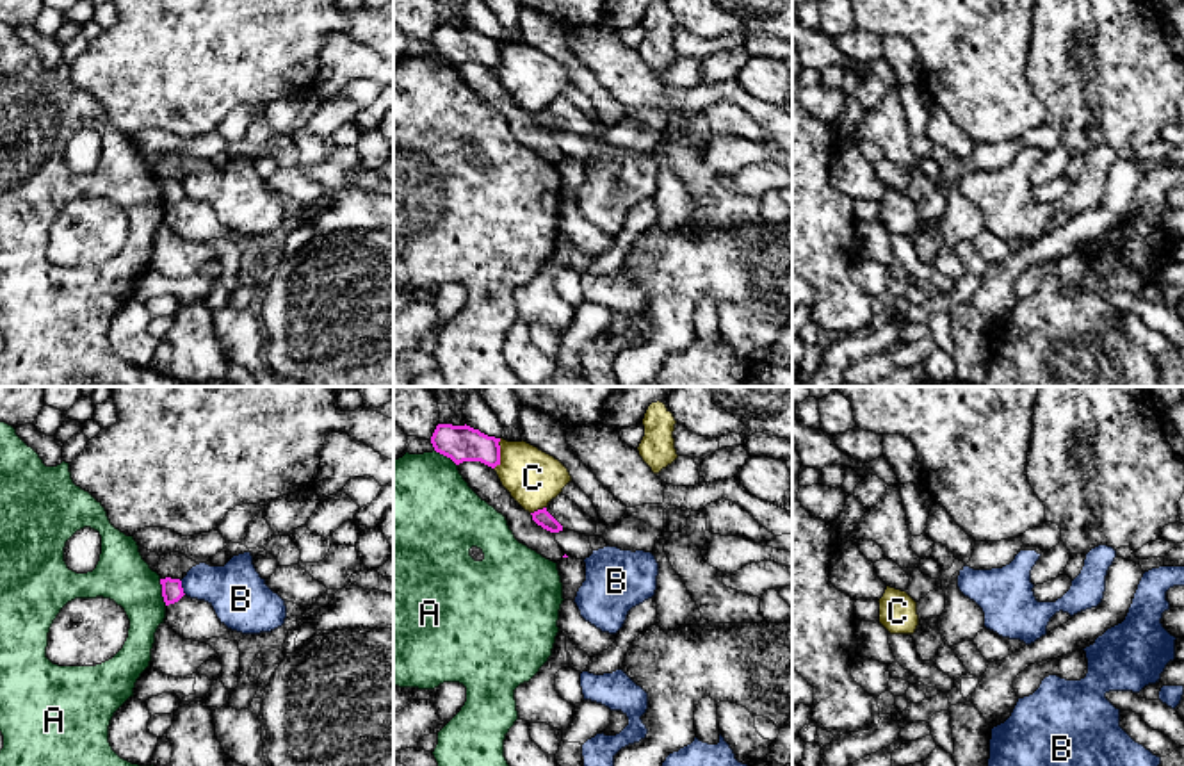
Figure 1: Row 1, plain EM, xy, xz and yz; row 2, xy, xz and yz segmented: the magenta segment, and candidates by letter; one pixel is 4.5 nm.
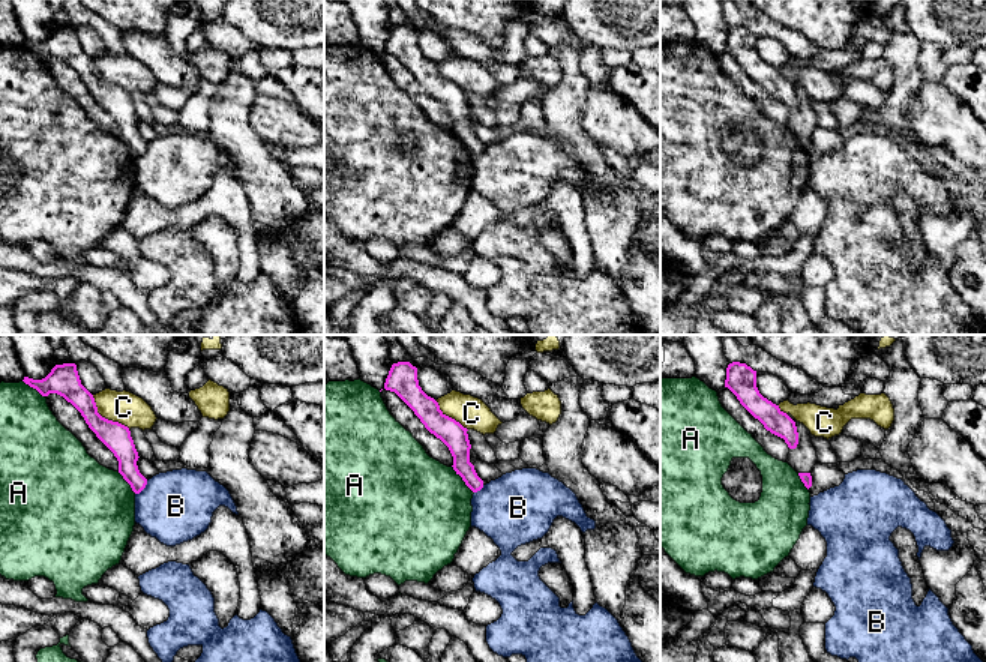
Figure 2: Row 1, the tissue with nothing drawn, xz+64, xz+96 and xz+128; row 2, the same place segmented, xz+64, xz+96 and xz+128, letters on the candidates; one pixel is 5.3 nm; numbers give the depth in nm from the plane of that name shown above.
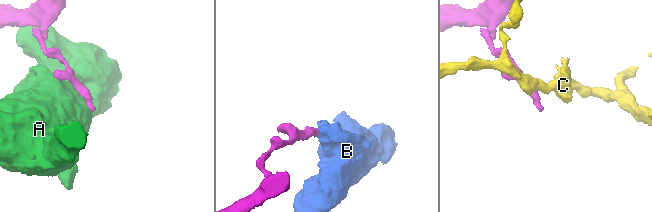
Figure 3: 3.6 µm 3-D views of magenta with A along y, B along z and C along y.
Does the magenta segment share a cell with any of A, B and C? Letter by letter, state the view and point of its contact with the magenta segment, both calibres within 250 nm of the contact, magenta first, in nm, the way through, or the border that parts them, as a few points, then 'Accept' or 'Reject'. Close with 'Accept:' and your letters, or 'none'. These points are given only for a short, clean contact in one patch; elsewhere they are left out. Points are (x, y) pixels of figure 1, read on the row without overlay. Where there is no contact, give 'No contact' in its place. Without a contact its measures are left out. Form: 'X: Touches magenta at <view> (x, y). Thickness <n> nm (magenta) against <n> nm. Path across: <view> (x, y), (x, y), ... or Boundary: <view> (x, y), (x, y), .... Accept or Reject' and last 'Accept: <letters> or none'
A: Touches magenta at xy (162, 193). Thickness 100 nm (magenta) against 240 nm. Reject
B: Touches magenta at xy (182, 189). Thickness 100 nm (magenta) against 260 nm. Boundary: xy (180, 182), (186, 195). Reject
C: Touches magenta at xz (499, 56). Thickness 160 nm (magenta) against 260 nm. Reject
Accept: none

